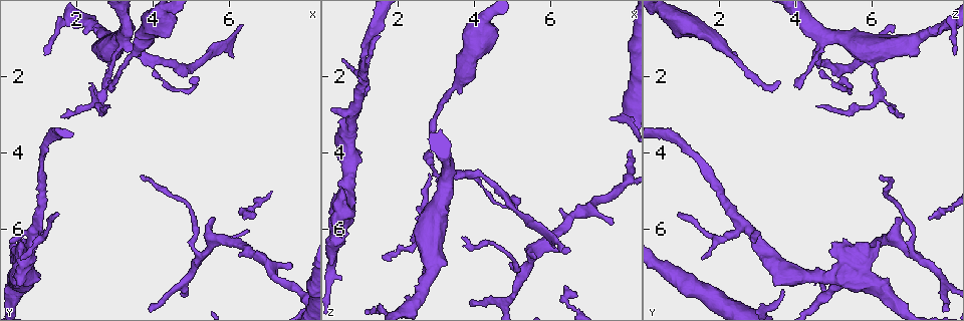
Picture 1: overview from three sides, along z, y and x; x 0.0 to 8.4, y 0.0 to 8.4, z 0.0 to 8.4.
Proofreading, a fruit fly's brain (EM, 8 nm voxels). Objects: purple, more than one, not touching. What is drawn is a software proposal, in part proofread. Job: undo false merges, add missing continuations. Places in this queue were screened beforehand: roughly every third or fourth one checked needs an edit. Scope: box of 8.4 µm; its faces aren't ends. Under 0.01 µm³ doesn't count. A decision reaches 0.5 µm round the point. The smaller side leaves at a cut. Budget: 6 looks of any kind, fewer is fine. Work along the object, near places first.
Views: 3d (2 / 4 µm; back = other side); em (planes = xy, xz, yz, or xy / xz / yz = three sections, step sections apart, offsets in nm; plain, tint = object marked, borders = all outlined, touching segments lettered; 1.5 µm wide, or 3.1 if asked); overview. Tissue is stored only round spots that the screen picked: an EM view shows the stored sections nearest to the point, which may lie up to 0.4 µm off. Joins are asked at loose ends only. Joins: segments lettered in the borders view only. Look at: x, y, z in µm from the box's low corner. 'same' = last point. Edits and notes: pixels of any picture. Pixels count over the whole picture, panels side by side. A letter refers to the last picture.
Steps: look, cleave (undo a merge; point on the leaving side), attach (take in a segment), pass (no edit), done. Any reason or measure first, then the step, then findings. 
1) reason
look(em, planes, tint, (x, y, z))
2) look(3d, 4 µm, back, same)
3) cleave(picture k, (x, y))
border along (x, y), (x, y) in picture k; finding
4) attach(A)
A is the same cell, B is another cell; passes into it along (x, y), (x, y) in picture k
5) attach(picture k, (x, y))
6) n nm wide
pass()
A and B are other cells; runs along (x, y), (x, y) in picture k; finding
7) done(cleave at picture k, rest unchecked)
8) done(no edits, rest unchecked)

thin end
look(3d, 4 µm, (1.45, 5.55, 0.90))

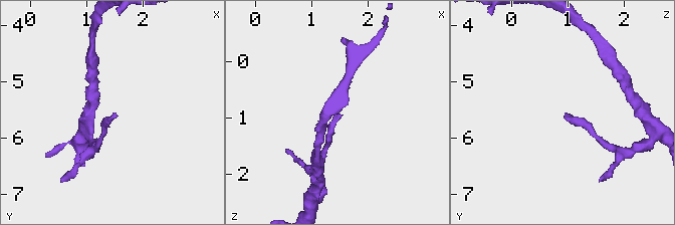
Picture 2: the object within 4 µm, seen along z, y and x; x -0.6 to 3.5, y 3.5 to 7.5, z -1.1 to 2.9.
need the tissue
look(em, planes, borders, (1.50, 5.60, 0.90))

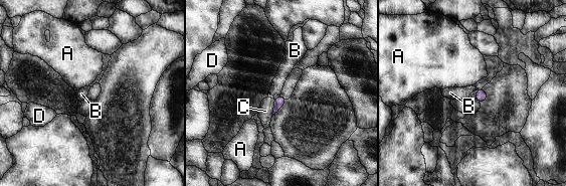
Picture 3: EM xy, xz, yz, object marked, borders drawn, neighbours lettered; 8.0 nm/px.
C touches over 130 nm
pass()
A, B, C and D are other cells; border along (279, 95), (273, 99) in picture 3; none of them fits

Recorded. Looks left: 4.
long arm stops here
look(3d, 2 µm, back, (3.65, 4.55, 6.25))

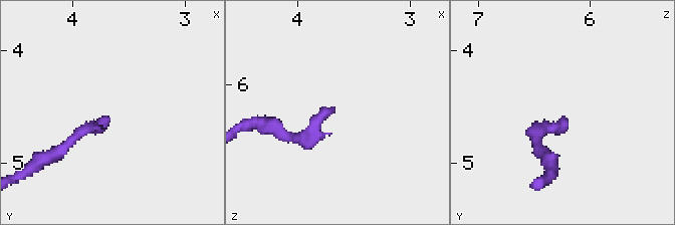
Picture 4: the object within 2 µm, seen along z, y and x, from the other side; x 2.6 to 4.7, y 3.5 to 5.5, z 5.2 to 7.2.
now the EM
look(em, planes, borders, (3.68, 4.56, 6.20))

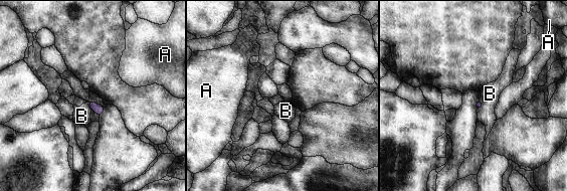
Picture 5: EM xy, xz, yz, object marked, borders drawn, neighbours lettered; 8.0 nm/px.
B touches over 110 nm
pass()
A and B are other cells; border along (480, 98), (483, 107), (478, 111) in picture 5; no lettered segment goes on from it

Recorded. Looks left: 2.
thin end
look(em, xz, step 4, borders, (6.25, 0.70, 6.65))

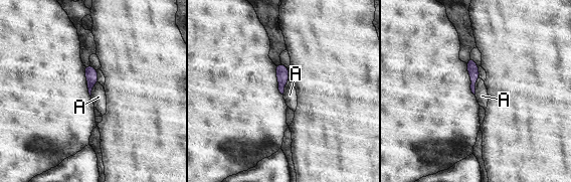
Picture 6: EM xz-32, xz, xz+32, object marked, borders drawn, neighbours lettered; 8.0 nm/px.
cut it another way
look(em, planes, borders, same)

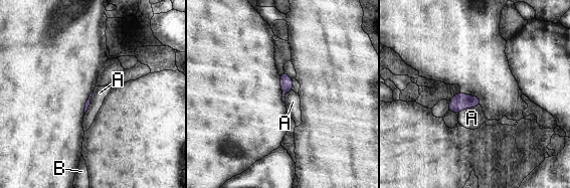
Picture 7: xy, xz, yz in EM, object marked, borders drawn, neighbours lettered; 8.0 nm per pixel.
pass()
A and B are other cells; border along (93, 91), (90, 104), (84, 115) in picture 7; no lettered segment goes on from it

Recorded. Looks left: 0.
done(no edits, rest unchecked)

